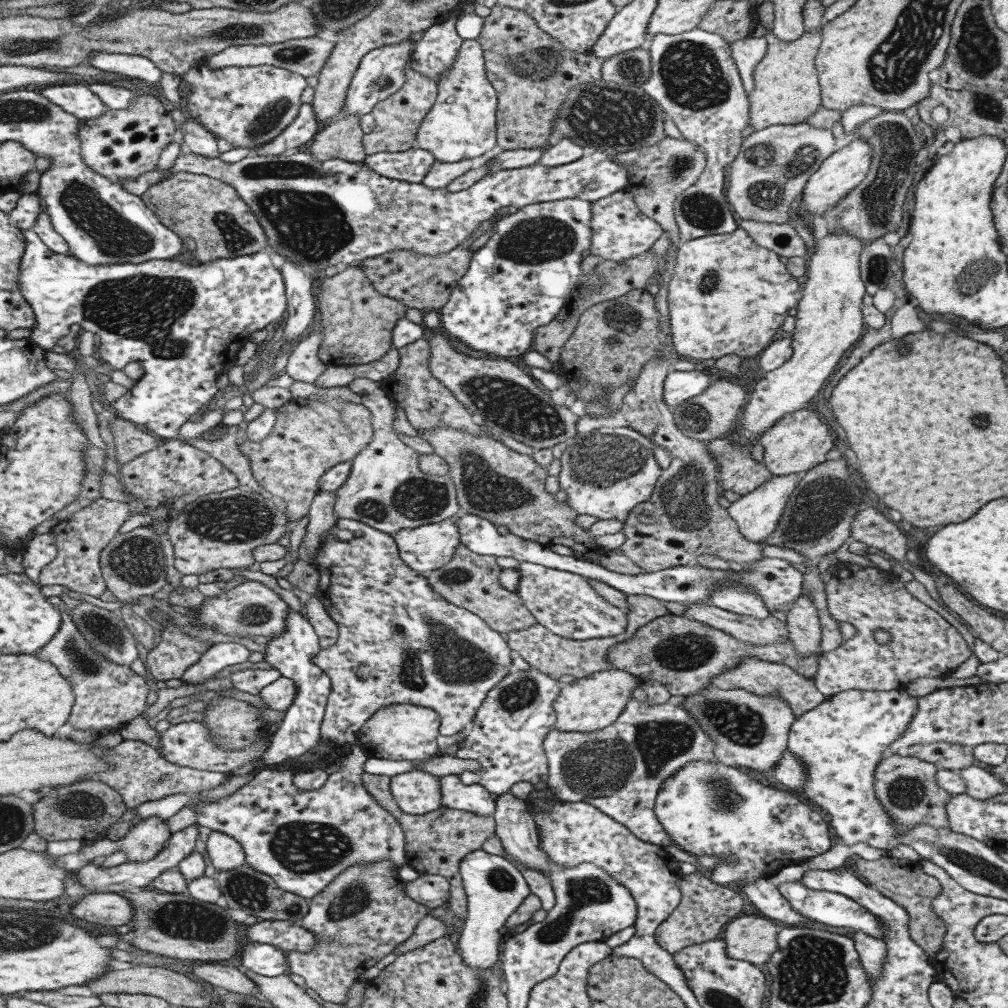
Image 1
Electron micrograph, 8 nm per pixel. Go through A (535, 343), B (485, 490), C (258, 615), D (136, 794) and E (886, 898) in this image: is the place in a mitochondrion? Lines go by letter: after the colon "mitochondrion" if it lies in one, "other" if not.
A: other
B: mitochondrion
C: mitochondrion
D: other
E: other

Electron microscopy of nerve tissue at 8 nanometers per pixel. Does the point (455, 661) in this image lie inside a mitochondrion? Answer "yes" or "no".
yes

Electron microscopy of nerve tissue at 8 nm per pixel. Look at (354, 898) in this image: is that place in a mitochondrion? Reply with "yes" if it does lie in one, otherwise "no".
yes

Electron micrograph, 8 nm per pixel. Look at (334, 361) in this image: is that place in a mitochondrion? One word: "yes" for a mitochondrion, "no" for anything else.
no

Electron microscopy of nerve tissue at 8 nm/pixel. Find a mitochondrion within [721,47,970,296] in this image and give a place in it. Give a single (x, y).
(877, 200)

